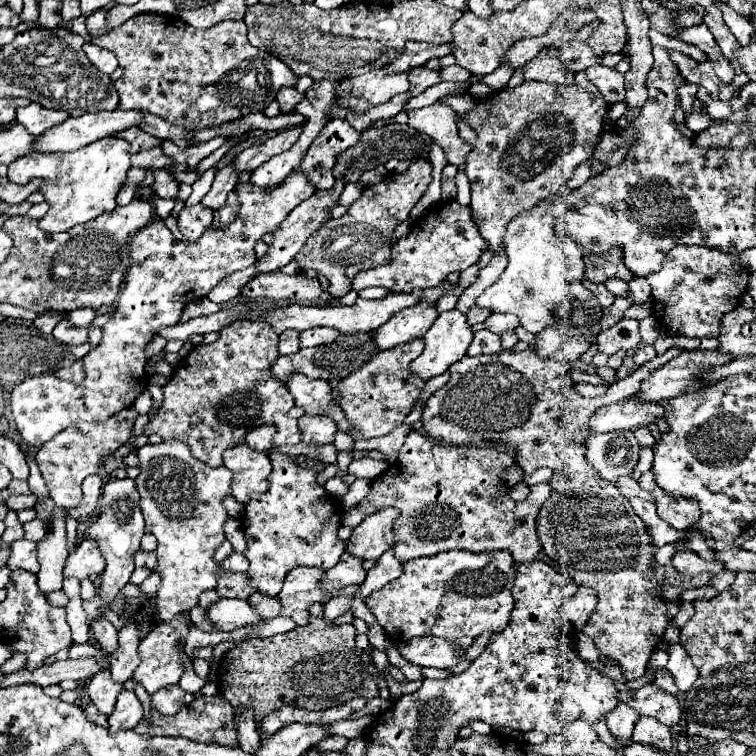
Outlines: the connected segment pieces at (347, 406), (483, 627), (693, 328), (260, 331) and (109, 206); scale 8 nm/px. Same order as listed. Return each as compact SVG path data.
M414 339L410 343L382 351L362 369L354 371L350 377L338 383L342 409L348 421L356 427L352 431L352 439L358 441L358 439L372 439L372 437L388 435L392 429L396 429L406 419L406 415L412 411L414 401L424 389L424 381L420 381L418 377L410 373L410 363L422 353L422 349L424 349L424 341Z
M450 550L444 551L444 553L438 553L438 555L432 555L432 557L422 557L422 559L412 559L412 561L408 561L408 563L404 563L402 565L402 575L398 577L398 579L394 579L394 581L390 581L388 585L384 585L382 589L378 589L378 591L374 591L368 599L366 599L366 607L372 611L372 615L376 617L376 621L382 625L382 629L388 633L388 635L392 635L392 639L396 639L396 641L402 641L402 643L406 643L406 641L410 641L412 637L428 637L428 635L434 635L434 637L440 637L440 639L446 639L446 641L450 641L454 647L458 647L458 649L468 649L472 643L474 643L474 639L478 637L478 635L482 635L482 633L498 633L500 629L504 629L504 625L508 625L508 621L510 621L510 611L514 609L514 599L512 599L512 593L510 593L510 589L512 589L512 585L514 585L514 567L512 567L512 555L508 553L508 551L490 551L490 553L470 553L470 551L464 550Z
M678 244L664 257L662 273L648 275L654 301L654 317L666 333L686 337L718 337L724 313L740 305L740 297L748 287L748 269L742 267L736 255L726 255L718 249L690 247Z
M240 319L228 329L220 331L218 341L208 345L196 345L182 361L176 365L176 373L172 375L170 383L164 387L164 405L158 409L156 417L152 417L146 427L142 429L144 435L160 435L162 441L180 439L186 441L192 455L208 465L220 467L222 453L230 447L236 447L248 431L260 427L264 423L272 423L274 413L288 413L294 407L294 397L276 377L272 377L272 361L278 357L278 335L266 321L252 321Z
M106 137L74 153L28 153L8 165L8 179L16 185L28 185L34 177L42 179L40 193L50 209L38 221L38 227L46 233L68 231L78 223L86 223L116 209L116 195L132 167L128 147L124 139Z

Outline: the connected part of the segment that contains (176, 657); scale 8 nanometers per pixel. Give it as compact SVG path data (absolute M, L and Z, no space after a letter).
M176 615L172 621L168 623L158 623L138 645L138 655L142 659L142 663L138 665L138 669L134 671L134 681L140 681L144 685L144 689L148 691L148 695L156 693L158 689L164 689L168 685L176 685L184 673L182 669L182 657L180 657L180 649L174 645L180 637L186 639L188 633L188 621L184 615Z

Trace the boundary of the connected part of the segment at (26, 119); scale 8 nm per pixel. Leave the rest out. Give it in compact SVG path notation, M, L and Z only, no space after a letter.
M30 103L28 107L20 107L16 111L16 121L20 125L24 125L28 129L28 133L32 135L42 135L44 131L48 131L50 127L62 123L68 117L68 113L64 111L54 111L54 109L46 109L42 105Z

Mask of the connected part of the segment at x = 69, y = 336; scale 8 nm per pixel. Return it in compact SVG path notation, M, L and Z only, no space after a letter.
M62 319L54 329L54 337L68 345L82 345L88 341L88 329L90 327L76 327L68 319Z

